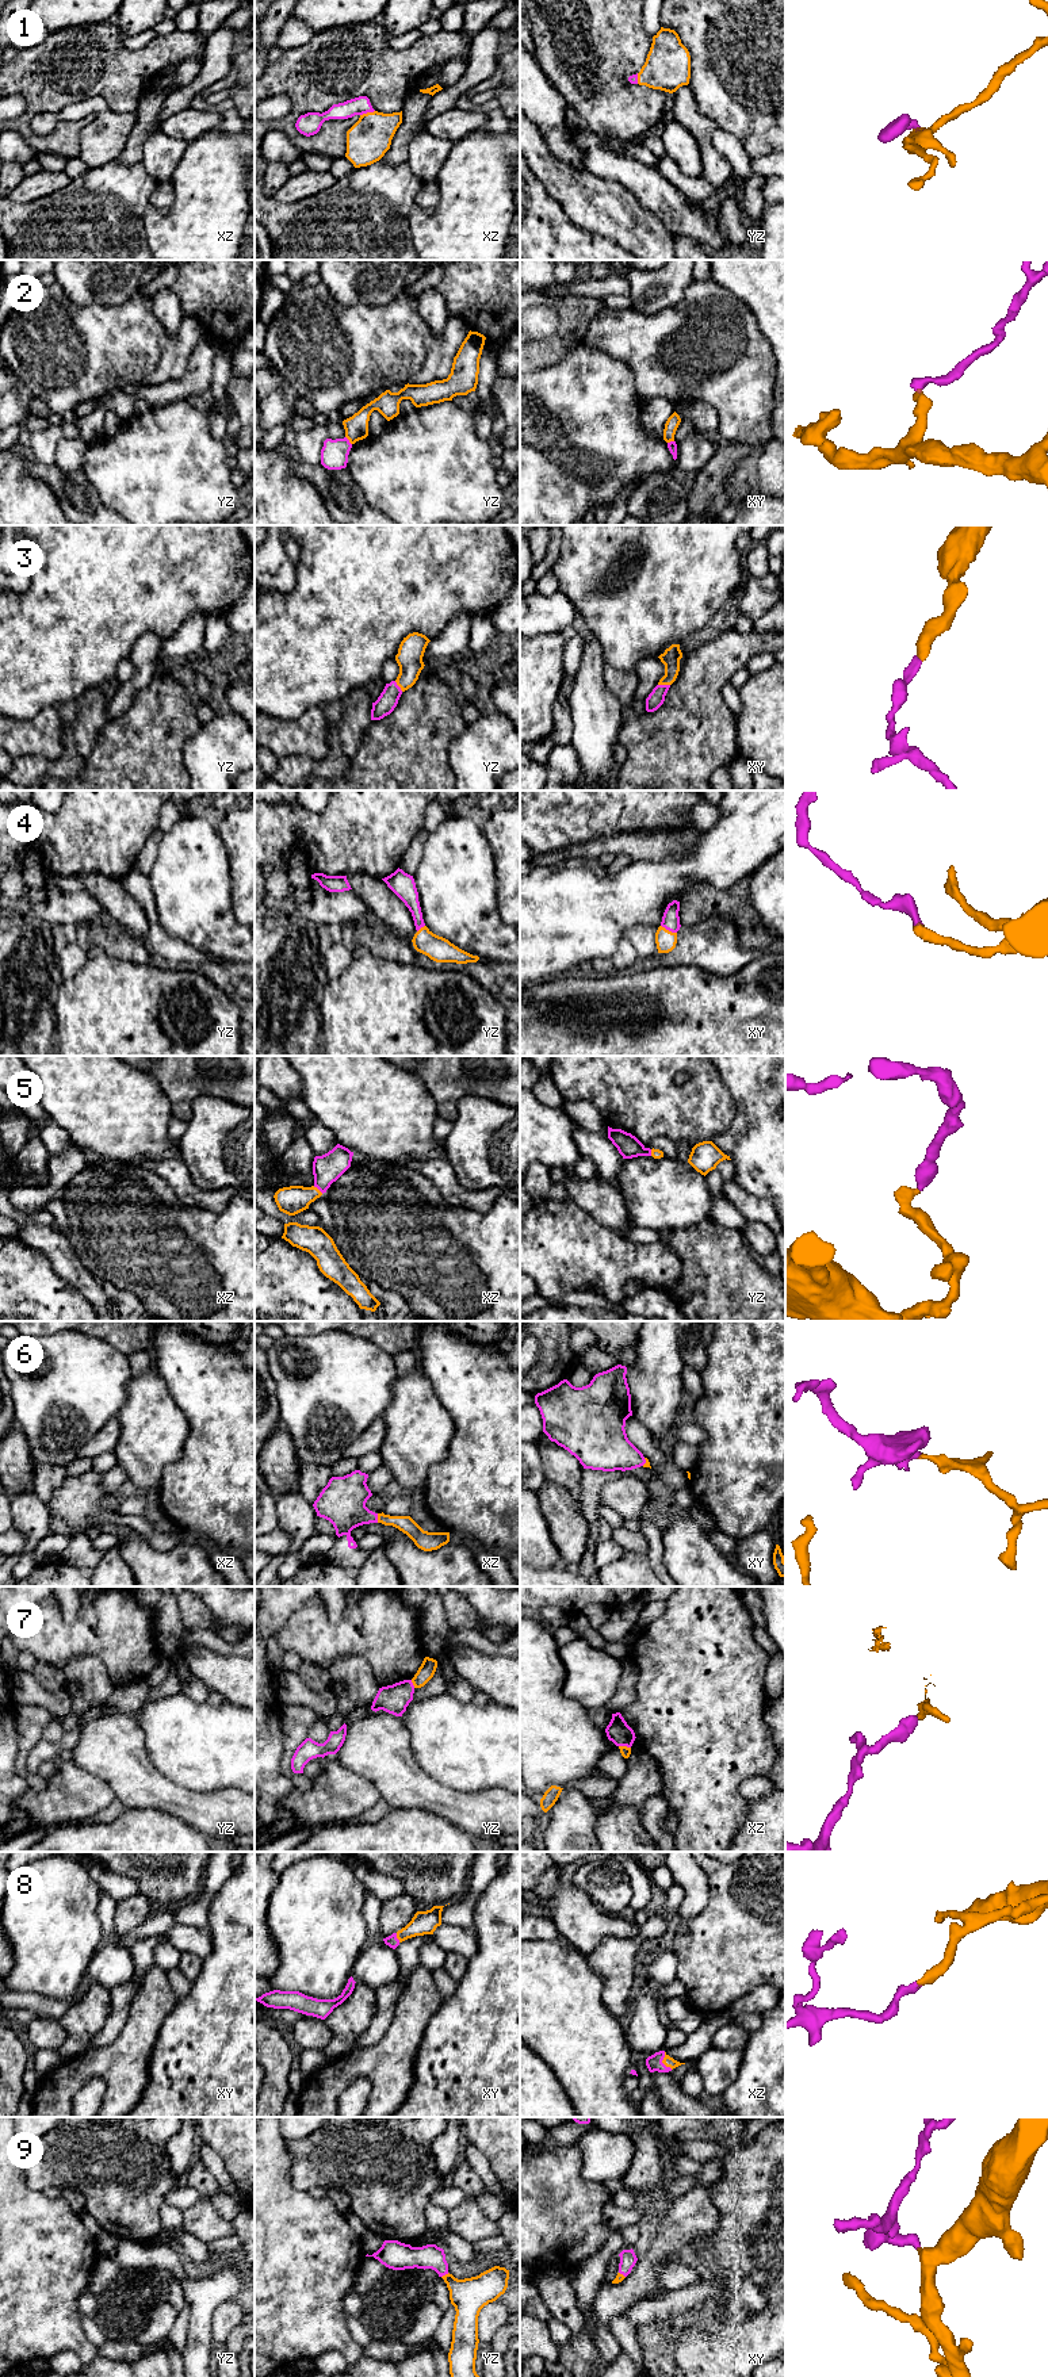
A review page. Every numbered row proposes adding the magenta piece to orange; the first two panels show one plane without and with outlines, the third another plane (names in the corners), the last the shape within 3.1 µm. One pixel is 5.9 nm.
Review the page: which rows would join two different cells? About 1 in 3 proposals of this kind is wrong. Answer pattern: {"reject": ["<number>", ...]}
{"reject": ["2", "7"]}

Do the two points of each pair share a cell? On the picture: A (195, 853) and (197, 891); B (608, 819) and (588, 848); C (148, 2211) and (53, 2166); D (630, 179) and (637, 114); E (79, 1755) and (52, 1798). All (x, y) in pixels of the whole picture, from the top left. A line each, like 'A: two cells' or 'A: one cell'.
A: one cell
B: two cells
C: one cell
D: two cells
E: two cells

